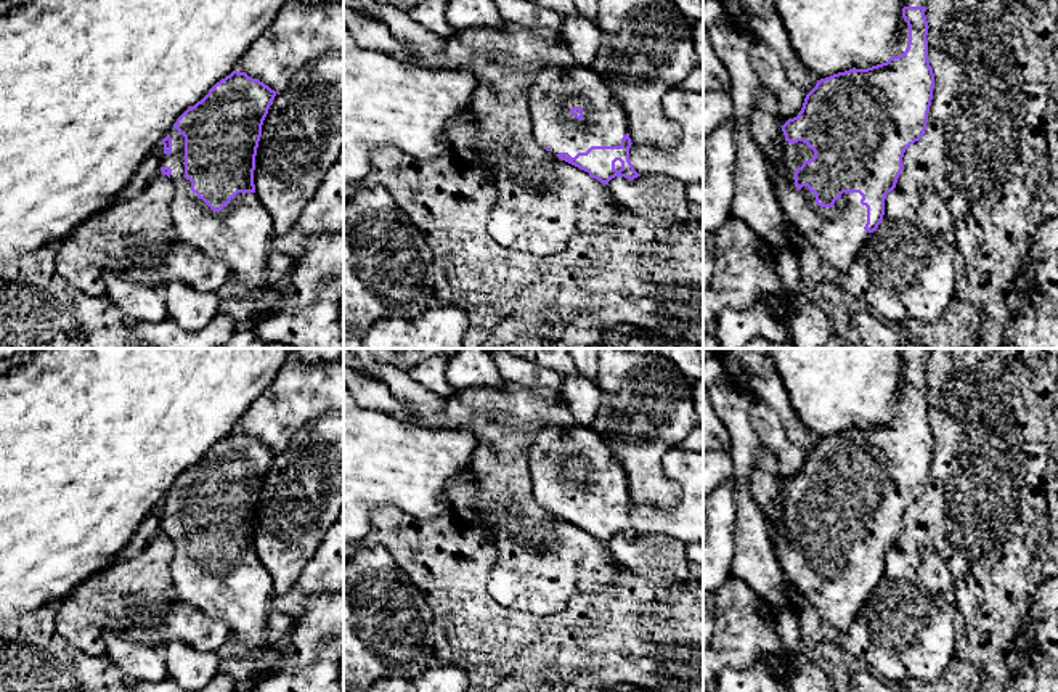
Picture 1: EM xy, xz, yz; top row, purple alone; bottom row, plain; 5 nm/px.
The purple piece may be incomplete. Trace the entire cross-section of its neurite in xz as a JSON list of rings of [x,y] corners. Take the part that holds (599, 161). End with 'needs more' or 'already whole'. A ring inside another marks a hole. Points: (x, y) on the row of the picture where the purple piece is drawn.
[[[549,66],[536,75],[530,90],[530,116],[536,143],[559,159],[584,170],[607,185],[615,177],[641,177],[629,161],[629,128],[625,108],[615,92],[592,71]]]; needs more

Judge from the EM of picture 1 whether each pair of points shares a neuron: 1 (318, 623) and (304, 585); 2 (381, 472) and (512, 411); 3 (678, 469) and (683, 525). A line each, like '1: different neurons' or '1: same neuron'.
1: different neurons
2: different neurons
3: same neuron

